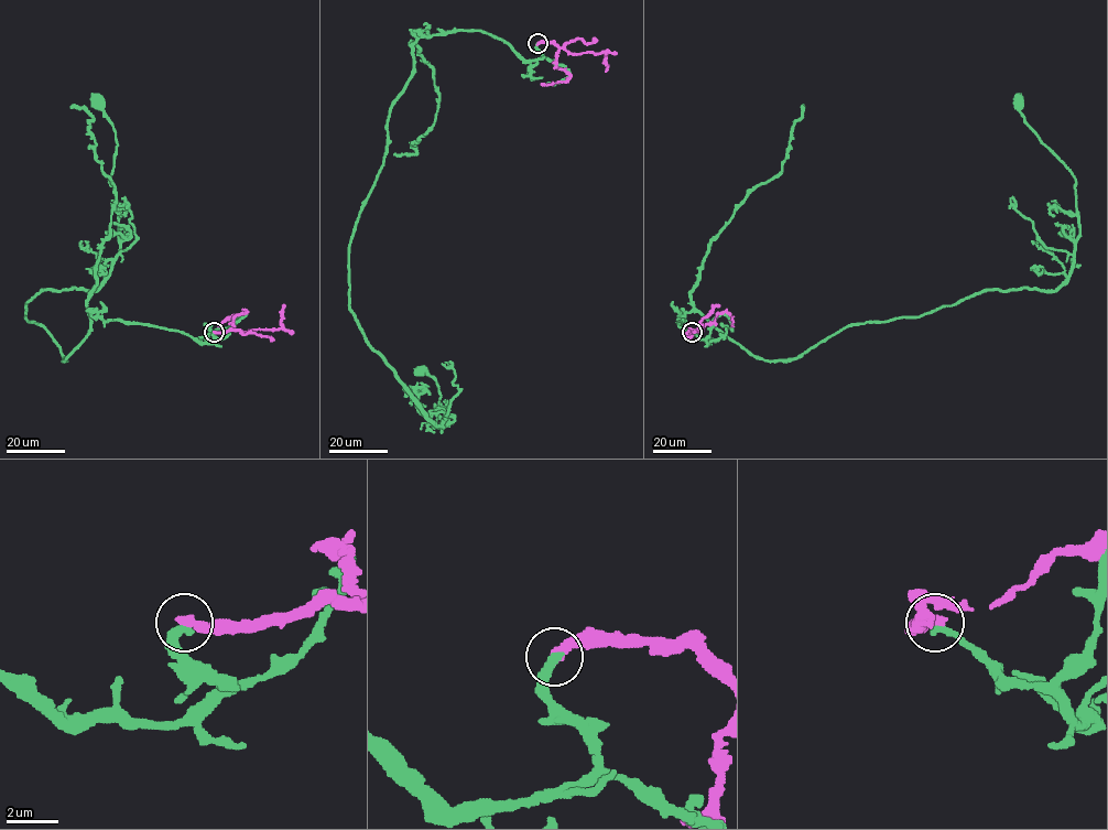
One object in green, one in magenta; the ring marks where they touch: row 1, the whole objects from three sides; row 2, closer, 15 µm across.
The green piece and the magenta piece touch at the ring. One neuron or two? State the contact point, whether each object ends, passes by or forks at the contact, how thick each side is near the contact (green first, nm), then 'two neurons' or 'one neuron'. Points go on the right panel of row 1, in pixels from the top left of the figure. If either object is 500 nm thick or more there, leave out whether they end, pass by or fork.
place (692, 332); green ends; magenta ends; calibres 320 and 400 nm; two neurons

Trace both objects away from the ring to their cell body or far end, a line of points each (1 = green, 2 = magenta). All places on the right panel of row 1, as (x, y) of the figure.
1: (692, 333), (709, 344), (679, 326), (699, 311), (785, 360), (982, 291), (1054, 291), (1075, 179), (1019, 101)
2: (692, 332), (701, 331), (701, 321), (715, 305), (719, 305)

